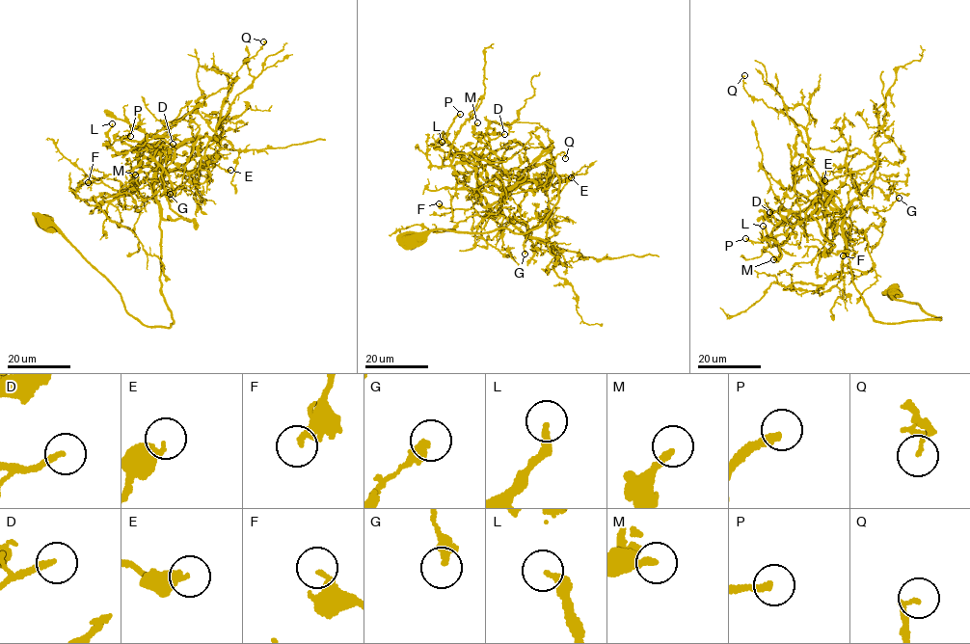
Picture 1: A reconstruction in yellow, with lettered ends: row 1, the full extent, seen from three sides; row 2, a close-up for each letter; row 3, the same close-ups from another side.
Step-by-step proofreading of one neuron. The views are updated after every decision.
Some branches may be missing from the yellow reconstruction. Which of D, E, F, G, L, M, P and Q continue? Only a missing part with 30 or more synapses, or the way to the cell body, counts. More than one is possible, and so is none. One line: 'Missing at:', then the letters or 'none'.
Missing at: D, P

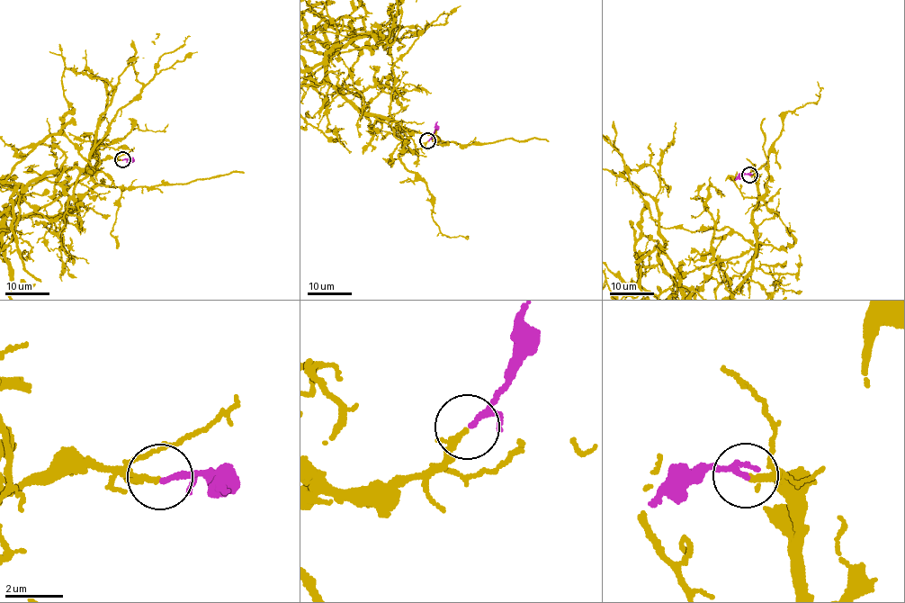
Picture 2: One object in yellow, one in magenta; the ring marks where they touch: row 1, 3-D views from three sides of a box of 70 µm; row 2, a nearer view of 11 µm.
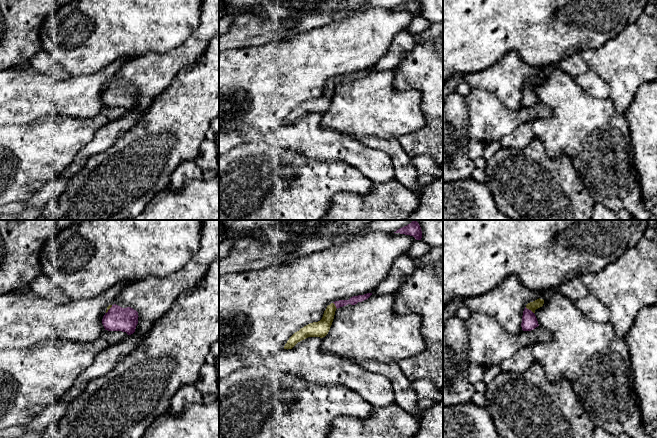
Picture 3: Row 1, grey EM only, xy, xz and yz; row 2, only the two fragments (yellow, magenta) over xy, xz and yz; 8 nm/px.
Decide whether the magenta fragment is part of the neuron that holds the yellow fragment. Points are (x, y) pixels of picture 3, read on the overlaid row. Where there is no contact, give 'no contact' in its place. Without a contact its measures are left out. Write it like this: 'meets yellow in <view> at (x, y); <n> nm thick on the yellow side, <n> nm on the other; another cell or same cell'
meets yellow in yz at (529, 309); 70 nm thick on the yellow side, 130 nm on the other; same cell

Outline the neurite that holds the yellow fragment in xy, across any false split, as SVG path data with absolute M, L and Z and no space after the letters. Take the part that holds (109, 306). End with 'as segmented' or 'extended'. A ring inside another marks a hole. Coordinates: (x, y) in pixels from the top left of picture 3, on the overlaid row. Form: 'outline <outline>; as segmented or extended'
outline M114 304L107 307L102 319L102 324L105 330L122 331L131 335L135 332L138 317L138 312L133 308L122 308Z; extended

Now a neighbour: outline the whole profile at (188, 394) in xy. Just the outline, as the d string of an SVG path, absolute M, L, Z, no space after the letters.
M183 385L171 400L170 412L181 415L187 405L200 403L203 403L203 394L194 385Z

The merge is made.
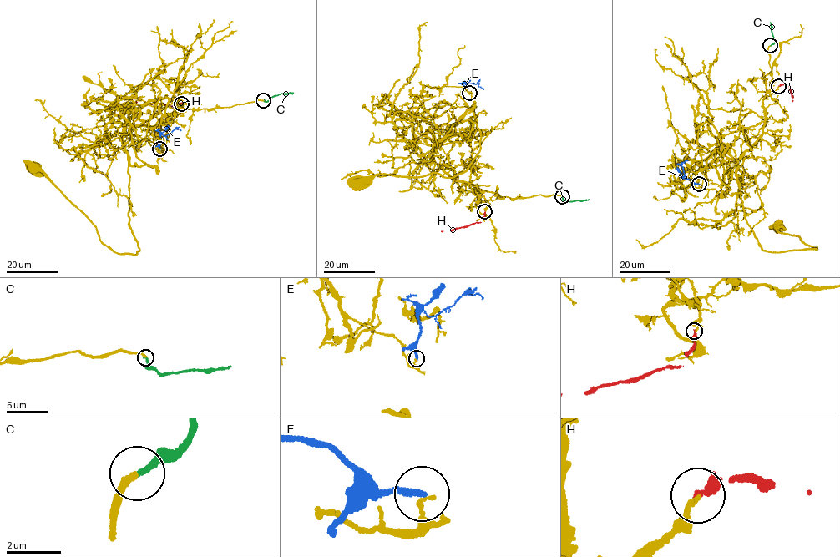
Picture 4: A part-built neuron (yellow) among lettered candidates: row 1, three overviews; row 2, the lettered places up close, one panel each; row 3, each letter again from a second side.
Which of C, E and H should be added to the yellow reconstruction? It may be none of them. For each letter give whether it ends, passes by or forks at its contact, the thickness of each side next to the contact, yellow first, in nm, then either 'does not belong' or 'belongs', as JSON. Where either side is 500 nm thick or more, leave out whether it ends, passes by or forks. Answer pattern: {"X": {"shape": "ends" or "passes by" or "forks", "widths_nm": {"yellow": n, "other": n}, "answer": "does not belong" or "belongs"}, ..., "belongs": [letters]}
{"C": {"shape": "ends", "widths_nm": {"yellow": 200, "other": 240}, "answer": "belongs"}, "E": {"shape": "ends", "widths_nm": {"yellow": 170, "other": 200}, "answer": "does not belong"}, "H": {"shape": "ends", "widths_nm": {"yellow": 160, "other": 320}, "answer": "does not belong"}, "belongs": ["C"]}

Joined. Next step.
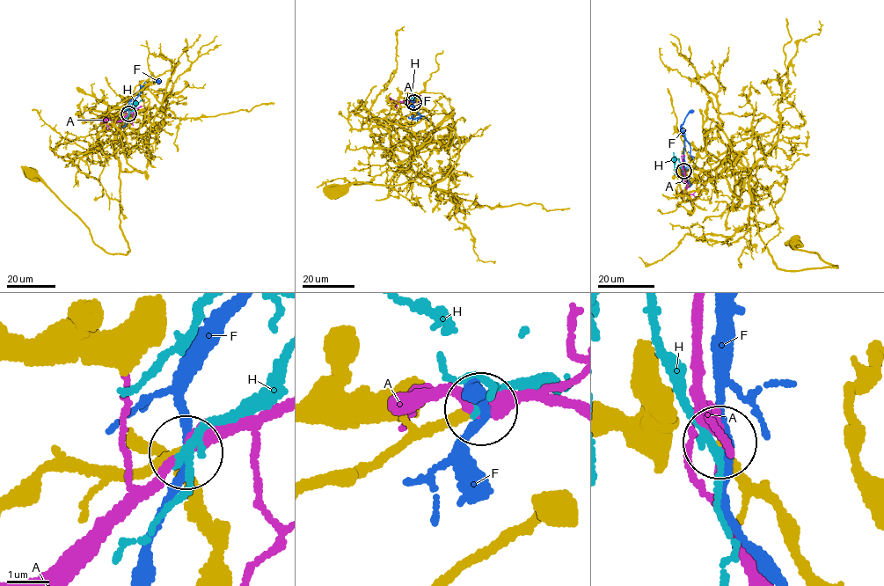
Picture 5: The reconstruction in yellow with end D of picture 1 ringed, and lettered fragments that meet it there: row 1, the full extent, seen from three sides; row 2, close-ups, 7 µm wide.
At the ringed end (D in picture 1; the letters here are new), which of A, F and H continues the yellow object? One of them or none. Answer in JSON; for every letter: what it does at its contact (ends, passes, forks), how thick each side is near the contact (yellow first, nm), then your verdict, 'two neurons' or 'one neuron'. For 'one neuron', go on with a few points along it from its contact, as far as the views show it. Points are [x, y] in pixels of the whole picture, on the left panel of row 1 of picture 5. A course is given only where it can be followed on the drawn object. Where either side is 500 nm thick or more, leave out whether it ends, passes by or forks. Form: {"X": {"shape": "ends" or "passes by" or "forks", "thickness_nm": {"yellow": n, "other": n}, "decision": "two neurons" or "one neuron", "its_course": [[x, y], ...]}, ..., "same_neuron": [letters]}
{"A": {"shape": "passes by", "thickness_nm": {"yellow": 260, "other": 220}, "decision": "two neurons"}, "F": {"shape": "passes by", "thickness_nm": {"yellow": 220, "other": 180}, "decision": "two neurons"}, "H": {"shape": "passes by", "thickness_nm": {"yellow": 240, "other": 180}, "decision": "two neurons"}, "same_neuron": []}

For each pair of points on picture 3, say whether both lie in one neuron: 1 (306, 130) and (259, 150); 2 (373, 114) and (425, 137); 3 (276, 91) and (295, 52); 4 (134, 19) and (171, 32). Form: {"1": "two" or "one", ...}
{"1": "two", "2": "two", "3": "one", "4": "one"}

